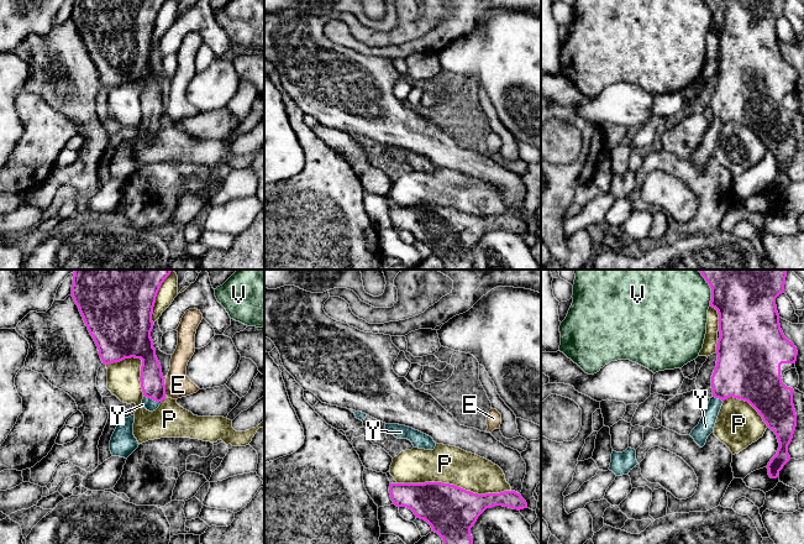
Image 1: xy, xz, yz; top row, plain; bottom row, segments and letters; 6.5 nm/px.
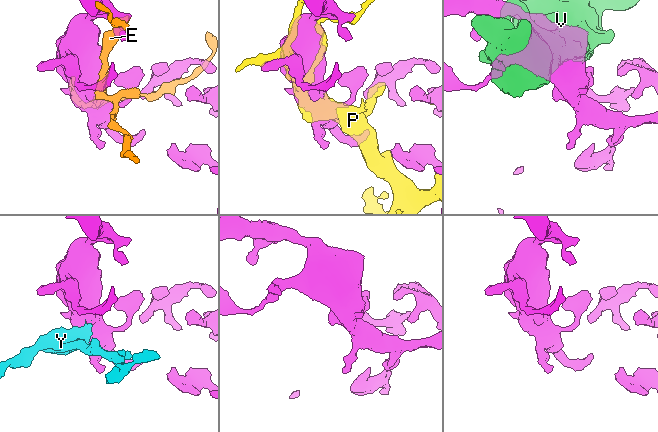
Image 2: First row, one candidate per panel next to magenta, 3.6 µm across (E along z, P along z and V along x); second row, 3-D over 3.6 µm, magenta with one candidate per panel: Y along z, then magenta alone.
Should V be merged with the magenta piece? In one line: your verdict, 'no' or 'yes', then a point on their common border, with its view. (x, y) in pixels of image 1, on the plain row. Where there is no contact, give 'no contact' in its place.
no; contact yz (711, 15)

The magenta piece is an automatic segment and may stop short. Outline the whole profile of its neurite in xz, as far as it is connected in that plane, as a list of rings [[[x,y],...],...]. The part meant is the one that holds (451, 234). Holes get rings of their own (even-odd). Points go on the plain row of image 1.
[[[442,205],[390,206],[389,216],[393,227],[406,230],[427,245],[442,261],[443,270],[473,270],[471,251],[487,231],[527,231],[515,214],[478,218]]]

